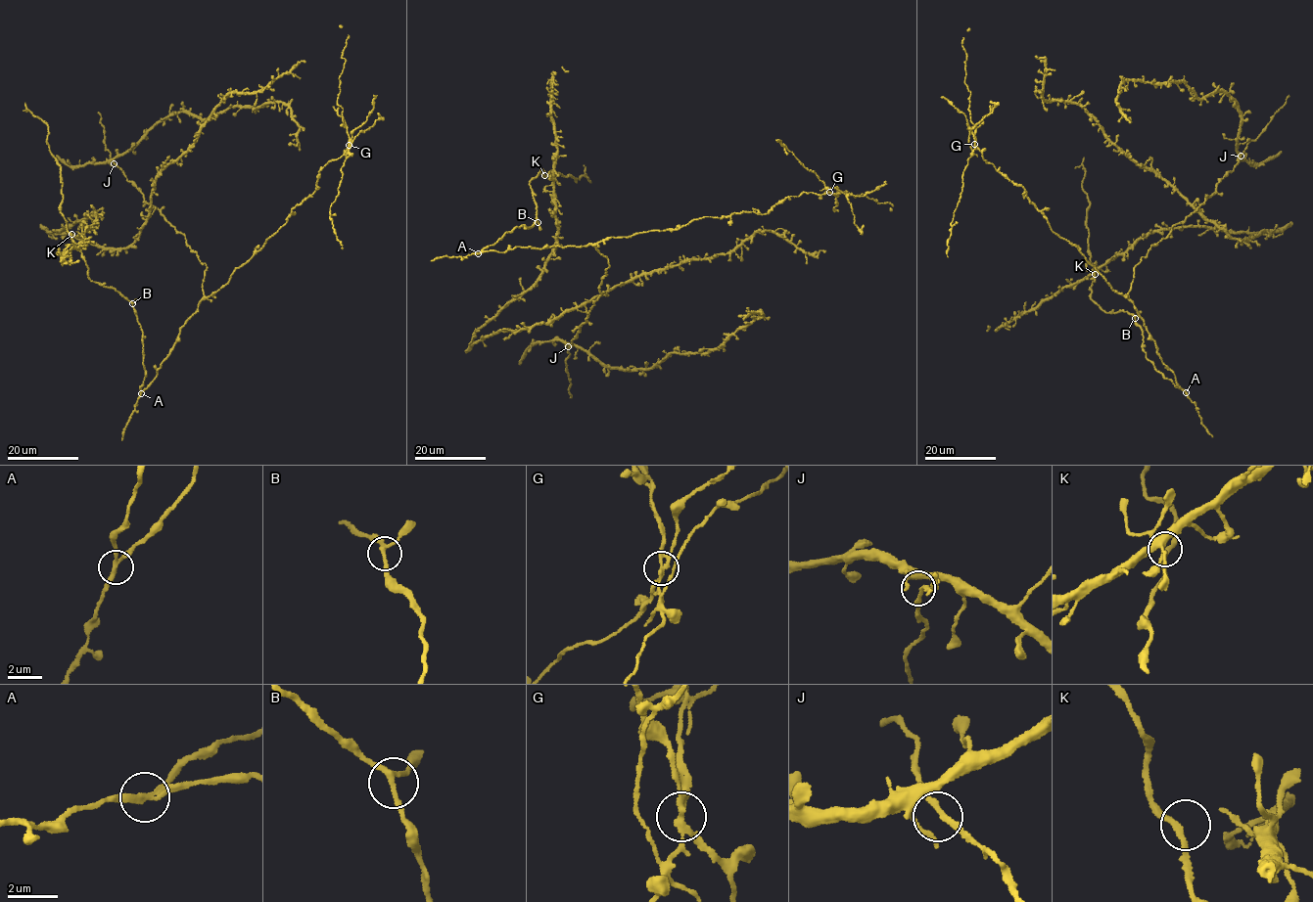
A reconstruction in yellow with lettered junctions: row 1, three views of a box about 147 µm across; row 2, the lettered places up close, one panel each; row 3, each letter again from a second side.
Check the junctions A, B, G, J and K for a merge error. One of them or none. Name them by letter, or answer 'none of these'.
G

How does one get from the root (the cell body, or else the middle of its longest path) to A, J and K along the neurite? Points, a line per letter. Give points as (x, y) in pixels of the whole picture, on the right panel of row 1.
A: (1134, 317), (1142, 332), (1142, 350), (1146, 358), (1186, 392)
J: (1134, 317), (1146, 358), (1183, 389), (1162, 363), (1127, 293), (1134, 269), (1148, 249), (1214, 194), (1241, 156)
K: (1134, 317), (1120, 310), (1105, 313), (1091, 298), (1095, 274)

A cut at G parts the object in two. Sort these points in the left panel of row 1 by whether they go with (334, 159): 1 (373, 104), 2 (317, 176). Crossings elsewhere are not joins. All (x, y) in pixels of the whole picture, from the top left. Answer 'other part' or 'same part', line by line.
1: same part
2: same part

